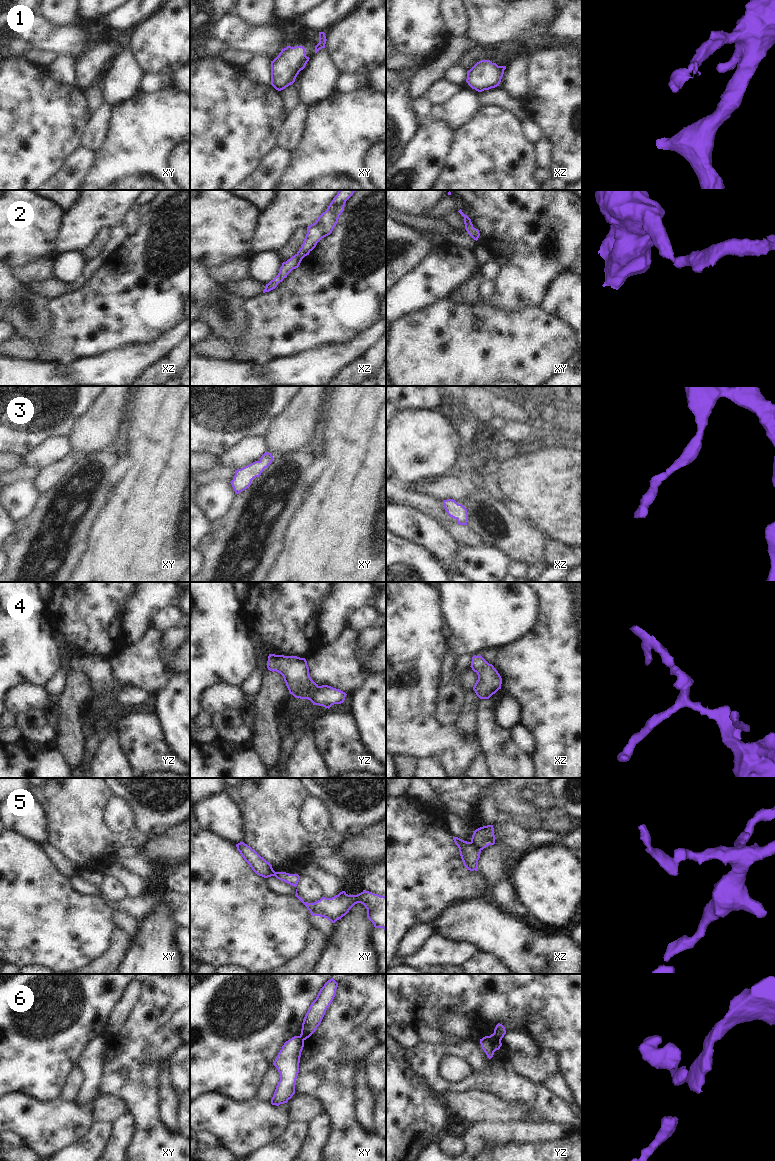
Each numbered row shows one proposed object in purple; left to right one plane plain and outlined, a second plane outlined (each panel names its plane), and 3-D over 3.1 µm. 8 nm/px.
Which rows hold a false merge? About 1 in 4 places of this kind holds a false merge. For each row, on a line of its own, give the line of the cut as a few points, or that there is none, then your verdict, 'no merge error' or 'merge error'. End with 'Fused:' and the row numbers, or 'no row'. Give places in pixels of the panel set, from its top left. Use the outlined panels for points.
1: no cut; no merge error
2: no cut; no merge error
3: no cut; no merge error
4: no cut; no merge error
5: cut in xz along (470, 842), (481, 849); merge error
6: cut in yz along (490, 1035), (500, 1042); merge error
Fused: 5, 6

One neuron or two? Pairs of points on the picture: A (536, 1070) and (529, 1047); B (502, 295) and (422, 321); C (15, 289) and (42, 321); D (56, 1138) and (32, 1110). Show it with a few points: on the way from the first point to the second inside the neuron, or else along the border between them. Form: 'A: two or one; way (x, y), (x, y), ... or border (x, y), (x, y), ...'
A: two; border (541, 1051), (538, 1055), (524, 1052), (513, 1054)
B: two; border (486, 301), (490, 305), (508, 310)
C: one; way (18, 297), (34, 313)
D: one; way (52, 1131), (38, 1117)

